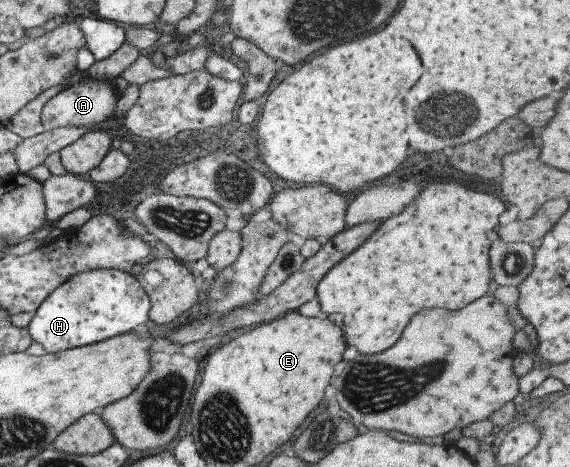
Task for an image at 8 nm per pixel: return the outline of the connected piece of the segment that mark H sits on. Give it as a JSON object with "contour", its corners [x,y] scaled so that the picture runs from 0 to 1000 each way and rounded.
{"contour":[[[195,576],[154,578],[123,591],[112,606],[98,612],[60,664],[46,704],[53,726],[68,732],[79,754],[98,756],[233,709],[240,694],[253,694],[258,685],[261,662],[263,642],[235,585]]]}

